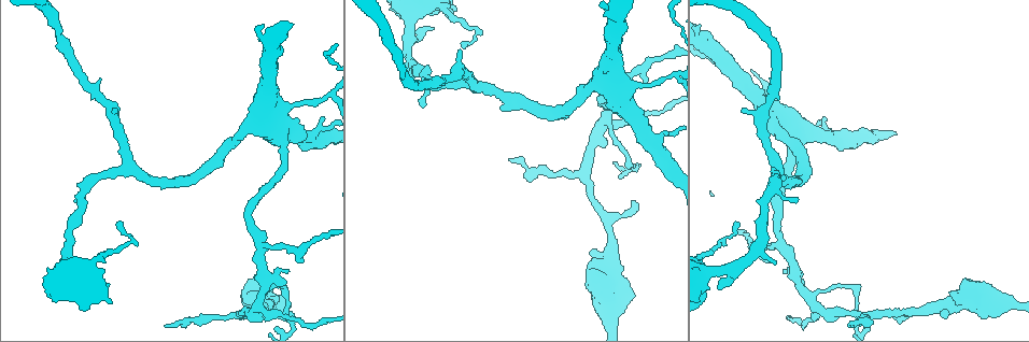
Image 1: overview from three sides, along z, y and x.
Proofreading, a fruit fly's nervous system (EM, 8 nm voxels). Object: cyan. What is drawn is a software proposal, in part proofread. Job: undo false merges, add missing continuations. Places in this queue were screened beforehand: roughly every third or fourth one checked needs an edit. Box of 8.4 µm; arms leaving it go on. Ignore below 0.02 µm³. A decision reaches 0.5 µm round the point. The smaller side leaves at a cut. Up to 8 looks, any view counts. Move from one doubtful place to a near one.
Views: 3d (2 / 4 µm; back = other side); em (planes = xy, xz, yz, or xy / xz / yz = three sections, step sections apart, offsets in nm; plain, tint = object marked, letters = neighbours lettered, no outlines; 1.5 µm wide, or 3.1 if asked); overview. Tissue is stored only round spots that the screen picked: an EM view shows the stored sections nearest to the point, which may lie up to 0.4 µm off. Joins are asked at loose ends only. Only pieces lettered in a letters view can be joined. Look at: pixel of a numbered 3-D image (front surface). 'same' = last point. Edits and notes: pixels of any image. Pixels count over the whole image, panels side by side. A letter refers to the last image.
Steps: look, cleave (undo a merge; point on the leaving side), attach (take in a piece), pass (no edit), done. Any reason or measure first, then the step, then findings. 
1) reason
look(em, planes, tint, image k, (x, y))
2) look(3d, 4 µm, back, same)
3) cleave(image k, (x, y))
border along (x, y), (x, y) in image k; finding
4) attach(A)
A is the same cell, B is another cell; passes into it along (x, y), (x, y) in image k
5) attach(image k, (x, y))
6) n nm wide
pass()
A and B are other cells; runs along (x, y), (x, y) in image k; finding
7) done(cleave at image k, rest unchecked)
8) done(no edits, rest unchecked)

sharp bend
look(em, planes, tint, image 1, (286, 287))

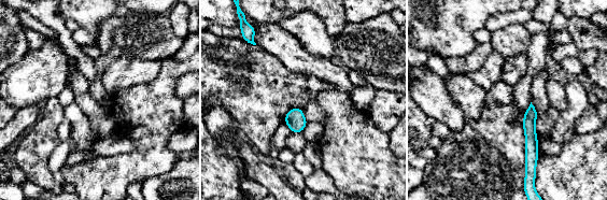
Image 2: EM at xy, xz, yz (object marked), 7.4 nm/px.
look(em, planes, letters, same)

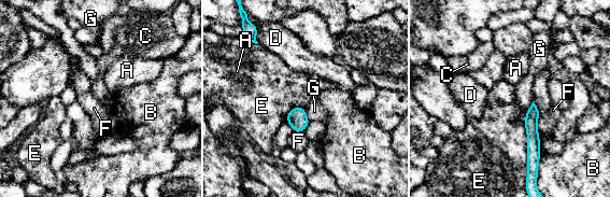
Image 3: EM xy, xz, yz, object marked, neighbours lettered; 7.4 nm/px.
E touches over 360 nm
pass()
A, B, C, D, E, F and G are other cells; border along (523, 125), (526, 131), (527, 173) in image 3; one neuron here

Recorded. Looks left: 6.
look(3d, 4 µm, image 1, (259, 244))

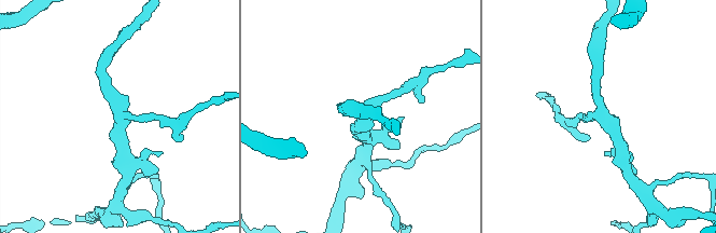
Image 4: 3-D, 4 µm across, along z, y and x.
shape alone is not enough
look(em, planes, letters, image 4, (121, 112))

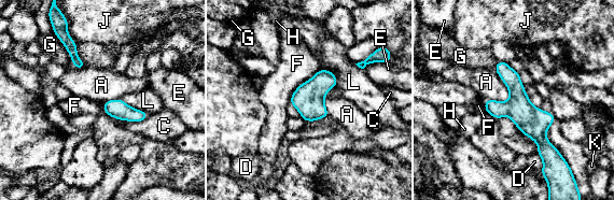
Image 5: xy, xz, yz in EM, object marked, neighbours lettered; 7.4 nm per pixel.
F touches over 360 nm
pass()
A, C, D, E, F, G, H, J, K and L are other cells; runs along (500, 63), (519, 110), (555, 153) in image 5; all the same neuron

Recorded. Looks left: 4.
three arms meet
look(em, planes, plain, image 1, (284, 145))

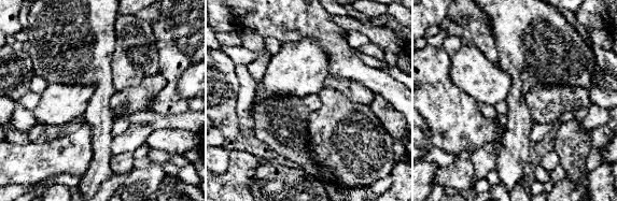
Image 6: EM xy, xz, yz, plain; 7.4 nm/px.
what lies round it
look(em, planes, letters, same)

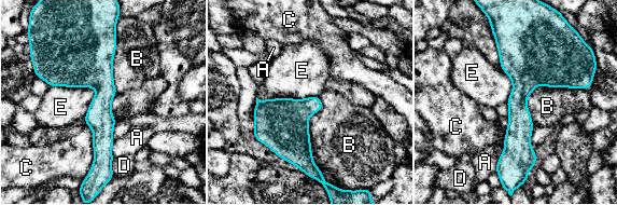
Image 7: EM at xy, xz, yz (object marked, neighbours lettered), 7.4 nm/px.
180 nm wide
pass()
A, B, C, D and E are other cells; border along (50, 85), (93, 87), (85, 118) in image 7; all the same neuron

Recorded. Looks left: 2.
done(no edits, rest unchecked)

